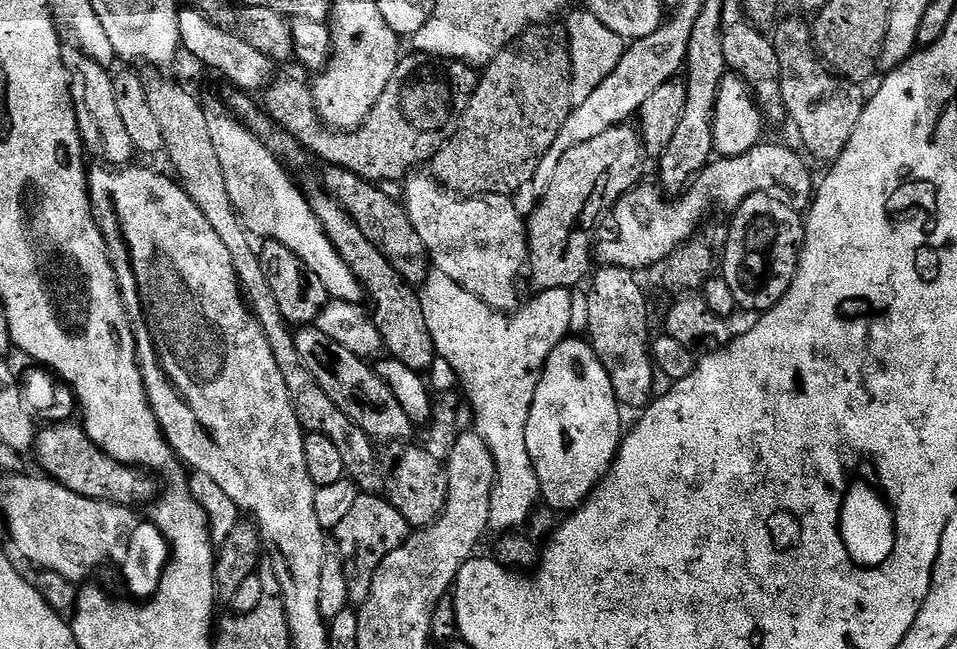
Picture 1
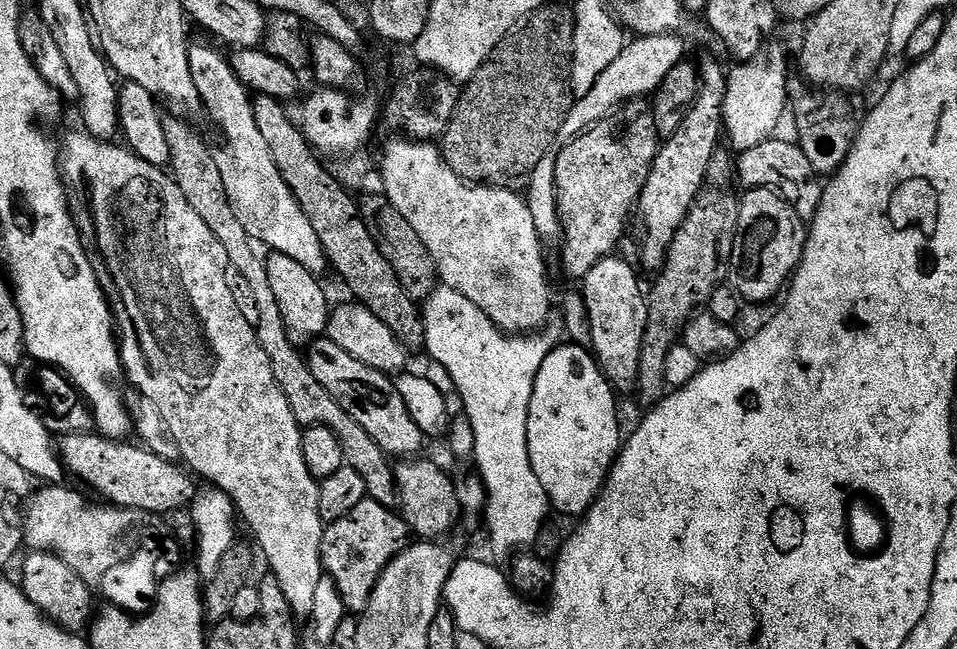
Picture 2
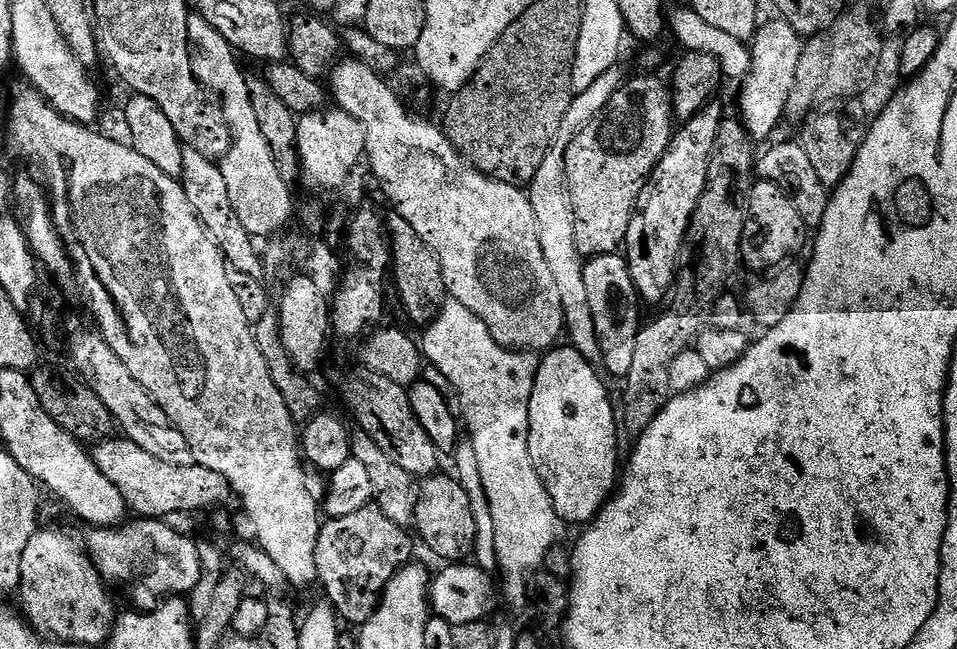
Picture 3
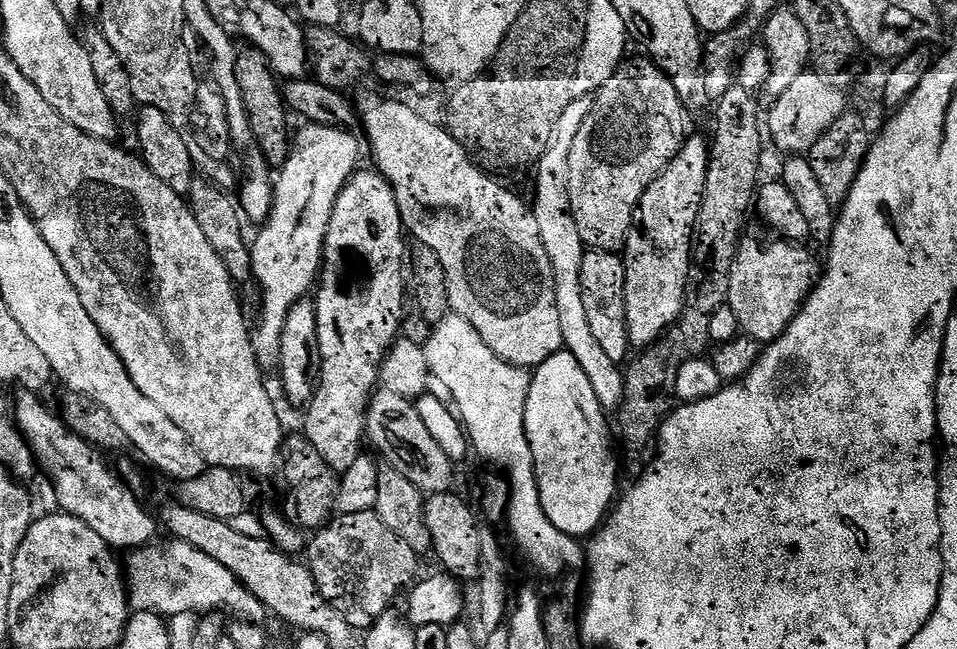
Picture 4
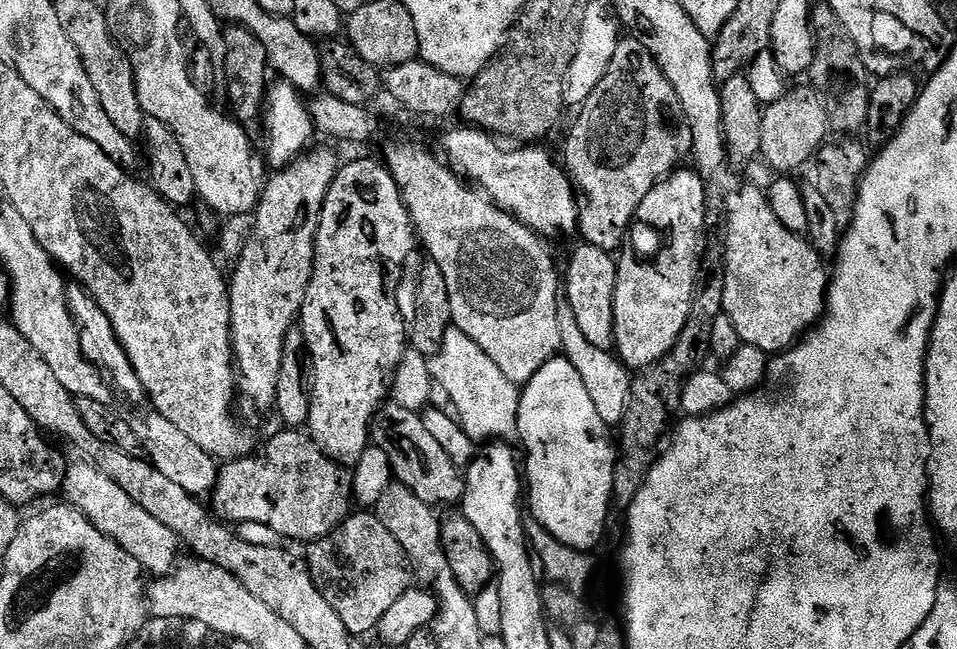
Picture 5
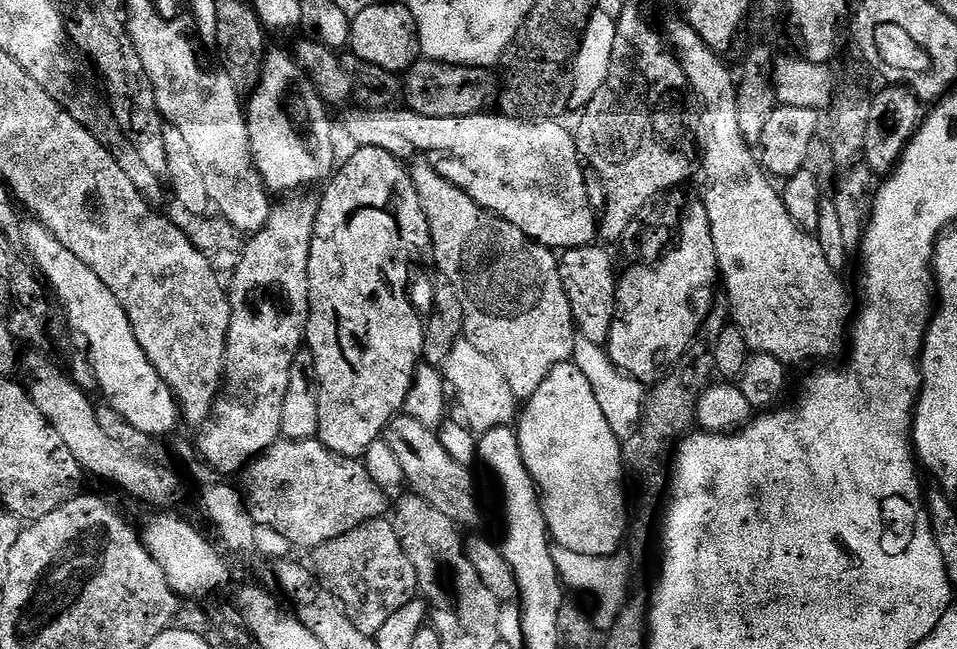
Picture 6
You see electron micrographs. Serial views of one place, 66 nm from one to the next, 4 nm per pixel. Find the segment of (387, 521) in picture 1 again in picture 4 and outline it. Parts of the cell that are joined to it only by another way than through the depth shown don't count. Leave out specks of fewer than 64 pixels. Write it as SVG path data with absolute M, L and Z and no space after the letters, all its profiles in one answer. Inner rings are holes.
M375 510L337 515L313 536L316 537L313 540L311 537L306 544L307 566L312 572L312 577L316 579L322 598L326 598L326 602L332 604L334 610L338 610L338 614L342 614L342 618L346 618L346 622L354 630L371 628L379 616L383 616L393 607L392 603L395 602L396 595L404 587L407 589L417 579L417 549L407 544L402 538L398 538L398 534L394 534L394 530L390 530L390 526L382 522L382 518Z

